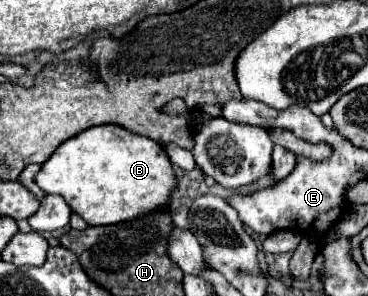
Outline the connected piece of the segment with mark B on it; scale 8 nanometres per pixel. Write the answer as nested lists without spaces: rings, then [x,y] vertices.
[[[94,127],[74,135],[54,151],[34,177],[44,193],[60,195],[88,225],[110,225],[154,211],[170,199],[176,187],[172,163],[160,143],[144,135],[130,135],[118,127]]]

